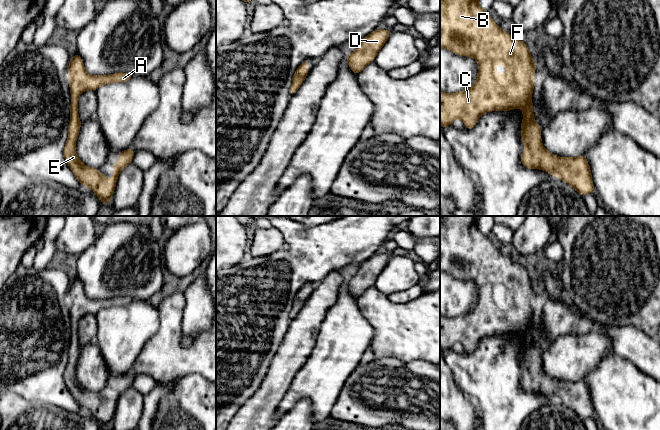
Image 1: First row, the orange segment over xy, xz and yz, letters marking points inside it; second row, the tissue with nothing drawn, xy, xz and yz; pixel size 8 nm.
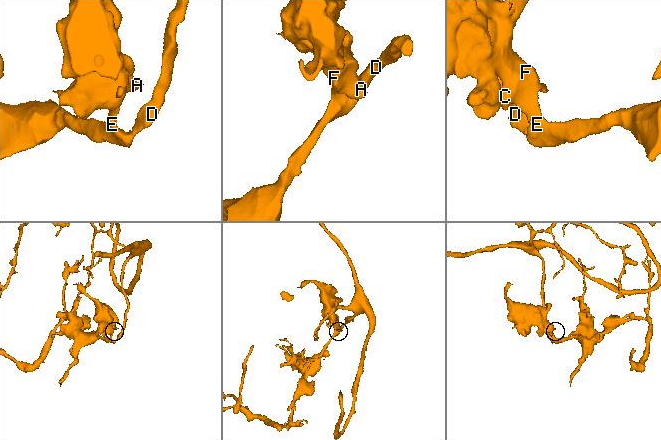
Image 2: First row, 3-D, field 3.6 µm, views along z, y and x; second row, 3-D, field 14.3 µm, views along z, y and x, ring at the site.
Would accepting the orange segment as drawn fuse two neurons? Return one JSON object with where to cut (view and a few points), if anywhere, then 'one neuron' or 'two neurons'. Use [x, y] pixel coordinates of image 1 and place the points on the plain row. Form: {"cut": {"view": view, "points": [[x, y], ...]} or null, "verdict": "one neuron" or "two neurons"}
{"cut": null, "verdict": "one neuron"}

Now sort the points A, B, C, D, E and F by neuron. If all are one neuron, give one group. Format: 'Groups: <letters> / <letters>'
Groups: A B C D E F

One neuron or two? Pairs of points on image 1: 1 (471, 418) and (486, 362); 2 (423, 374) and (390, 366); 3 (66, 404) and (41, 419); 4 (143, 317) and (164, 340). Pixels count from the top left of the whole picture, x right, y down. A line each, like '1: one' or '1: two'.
1: two
2: one
3: two
4: two

